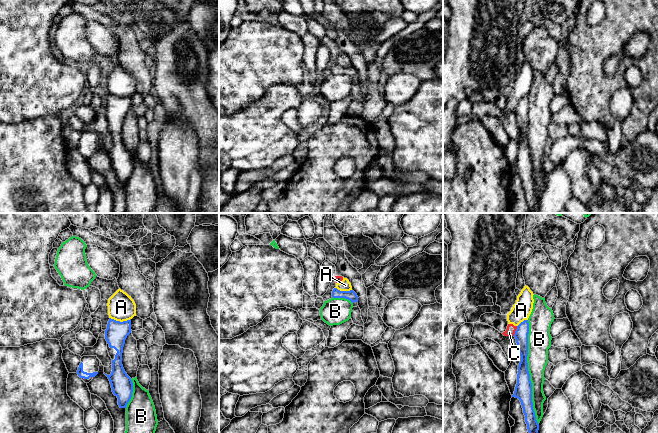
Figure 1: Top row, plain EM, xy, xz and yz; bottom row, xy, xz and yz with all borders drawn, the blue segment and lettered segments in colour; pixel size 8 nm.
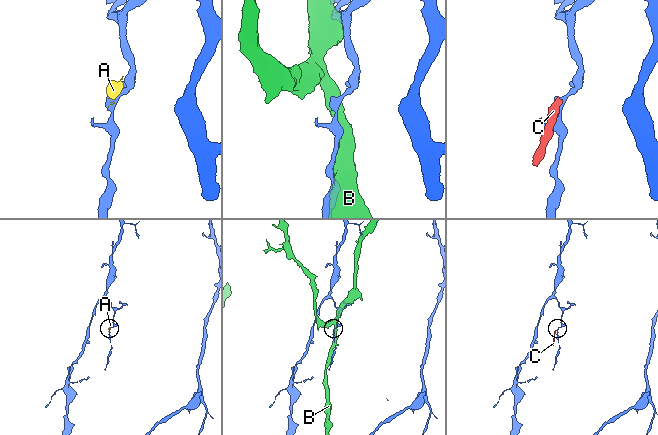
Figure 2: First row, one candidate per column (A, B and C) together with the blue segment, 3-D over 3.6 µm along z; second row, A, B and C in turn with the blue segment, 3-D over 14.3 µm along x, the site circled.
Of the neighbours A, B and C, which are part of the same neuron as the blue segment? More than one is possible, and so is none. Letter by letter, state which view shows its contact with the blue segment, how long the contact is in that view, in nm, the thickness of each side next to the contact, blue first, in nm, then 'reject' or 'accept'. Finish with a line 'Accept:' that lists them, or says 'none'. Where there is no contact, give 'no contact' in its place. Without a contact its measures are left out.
A: contact in xy; length 170 nm; calibres 180 and 220 nm; reject
B: contact in yz; length 850 nm; calibres 140 and 180 nm; reject
C: contact in yz; length 90 nm; calibres 110 and 80 nm; reject
Accept: none

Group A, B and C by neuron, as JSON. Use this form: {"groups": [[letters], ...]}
{"groups": [["A", "C"], ["B"]]}

